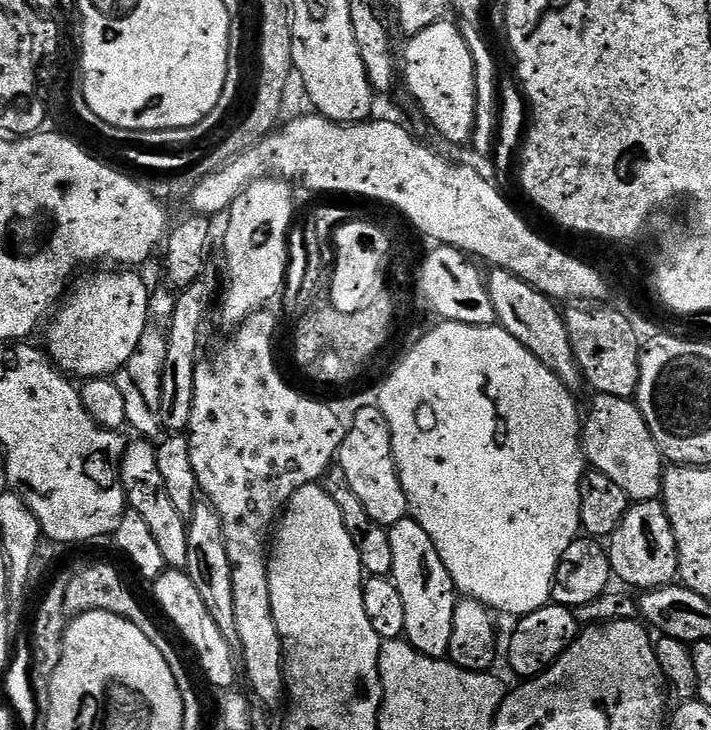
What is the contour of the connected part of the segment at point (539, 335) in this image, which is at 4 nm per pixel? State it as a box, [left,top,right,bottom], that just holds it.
[486,268,582,390]

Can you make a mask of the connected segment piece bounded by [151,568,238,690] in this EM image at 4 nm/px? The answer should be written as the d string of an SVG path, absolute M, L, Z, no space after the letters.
M168 568L156 577L151 588L153 594L156 595L157 602L160 603L161 610L164 611L165 618L180 631L181 638L196 651L196 660L200 663L200 668L204 671L205 678L208 679L214 687L218 688L217 690L231 689L233 685L235 685L232 683L236 680L236 672L238 676L237 667L235 670L232 662L232 656L234 660L233 649L227 644L225 638L222 636L221 630L218 630L218 625L216 625L214 619L211 618L209 610L206 608L205 603L202 602L201 595L198 594L197 587L191 582L191 578L188 577L188 574L178 568Z

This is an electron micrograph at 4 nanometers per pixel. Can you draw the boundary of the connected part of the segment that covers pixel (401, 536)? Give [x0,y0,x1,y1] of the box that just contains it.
[388,518,458,660]

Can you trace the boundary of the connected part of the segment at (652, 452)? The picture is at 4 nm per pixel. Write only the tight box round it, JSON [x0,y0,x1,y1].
[582,396,666,501]

